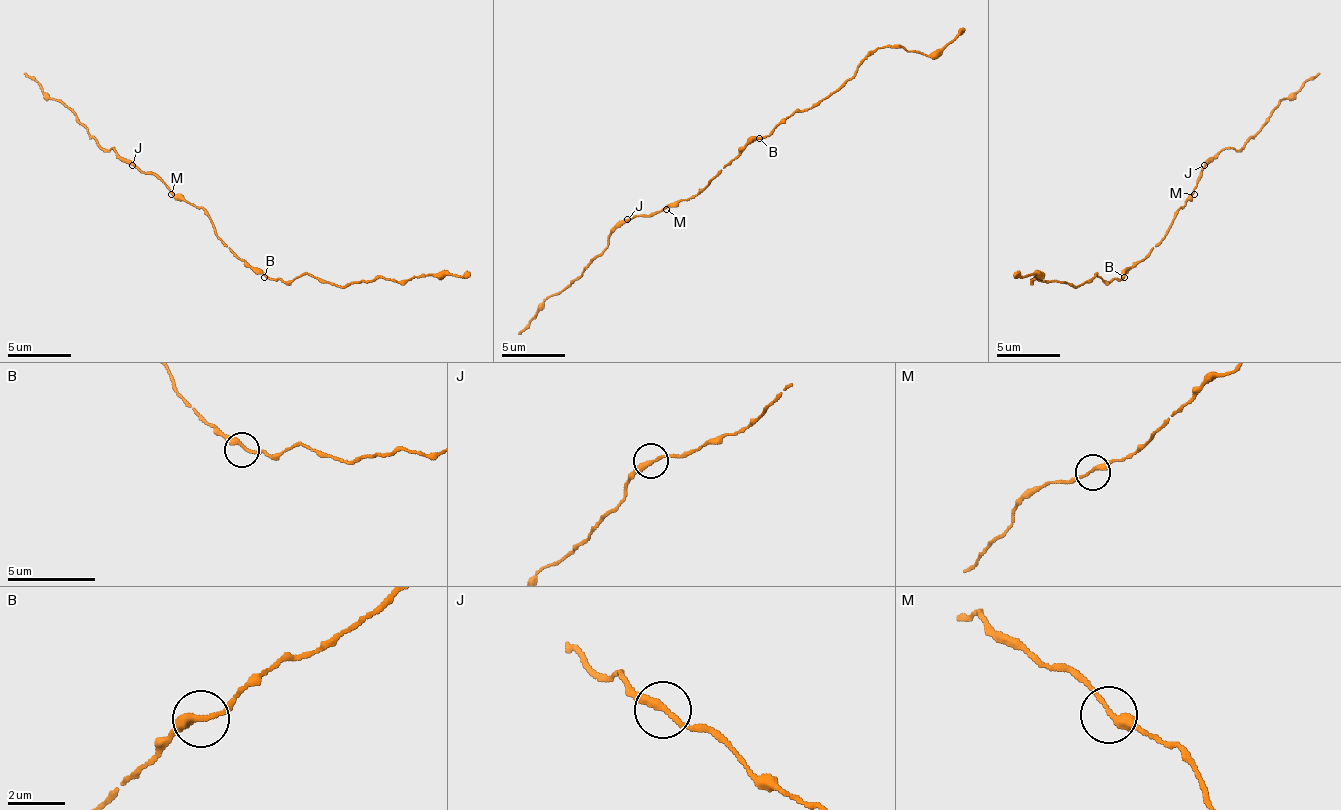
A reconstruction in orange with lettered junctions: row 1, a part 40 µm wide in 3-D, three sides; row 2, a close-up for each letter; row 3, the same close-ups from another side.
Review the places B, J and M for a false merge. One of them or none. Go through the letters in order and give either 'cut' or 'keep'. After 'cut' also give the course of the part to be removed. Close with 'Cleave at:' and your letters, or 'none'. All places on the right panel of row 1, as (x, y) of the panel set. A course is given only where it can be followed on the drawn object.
B: keep
J: keep
M: keep
Cleave at: none

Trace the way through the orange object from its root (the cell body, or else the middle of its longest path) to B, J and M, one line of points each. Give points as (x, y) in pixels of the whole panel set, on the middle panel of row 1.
B: (720, 170), (759, 138)
J: (720, 170), (691, 199), (672, 202), (659, 212), (631, 215), (627, 218)
M: (720, 170), (691, 199), (682, 199), (666, 209)

